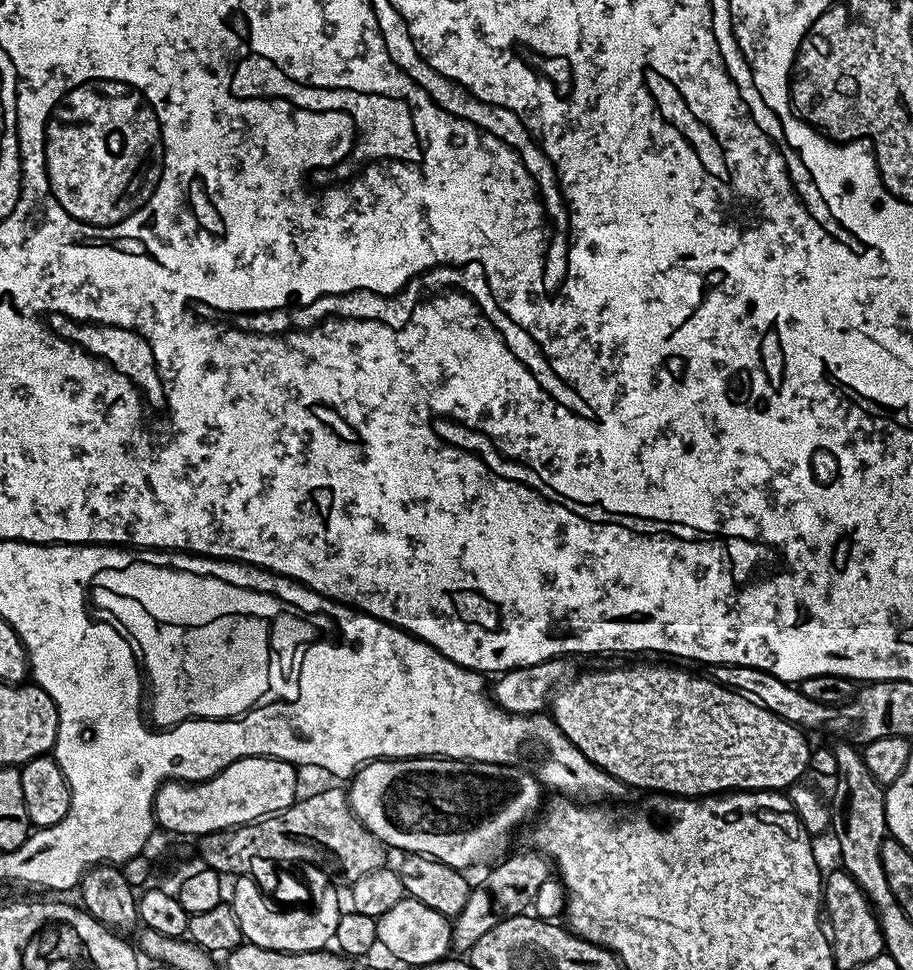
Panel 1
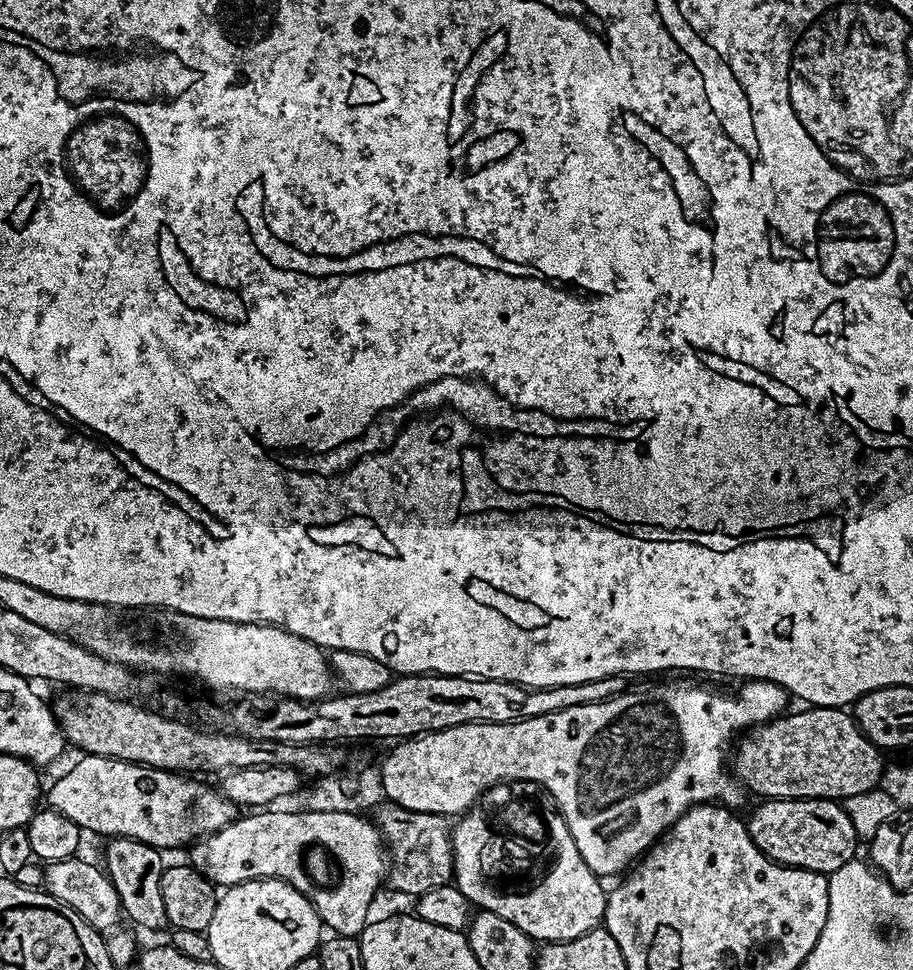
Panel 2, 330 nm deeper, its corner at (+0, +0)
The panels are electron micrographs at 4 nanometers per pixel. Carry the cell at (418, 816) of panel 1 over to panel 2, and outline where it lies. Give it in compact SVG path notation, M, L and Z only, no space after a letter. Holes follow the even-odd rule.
M526 800L505 812L488 804L484 812L476 806L463 813L450 828L454 883L477 909L514 922L514 926L531 936L533 941L573 940L592 928L601 927L608 901L606 888L600 885L603 884L601 877L595 876L590 866L582 862L570 826L566 826L556 805L544 800Z

